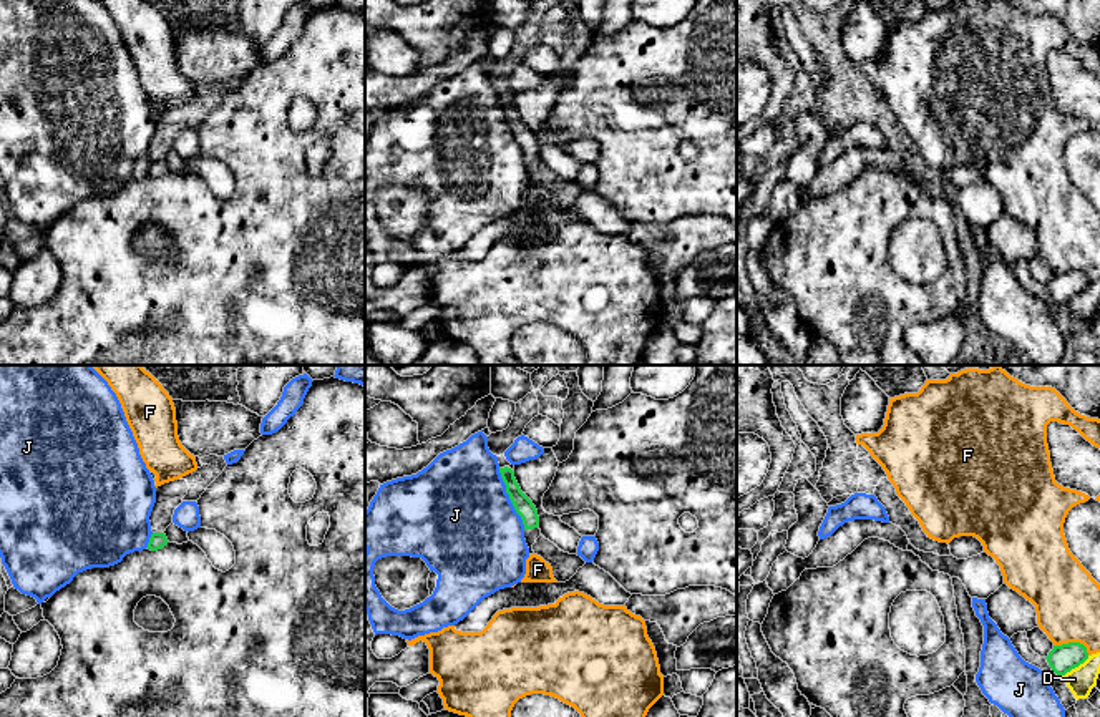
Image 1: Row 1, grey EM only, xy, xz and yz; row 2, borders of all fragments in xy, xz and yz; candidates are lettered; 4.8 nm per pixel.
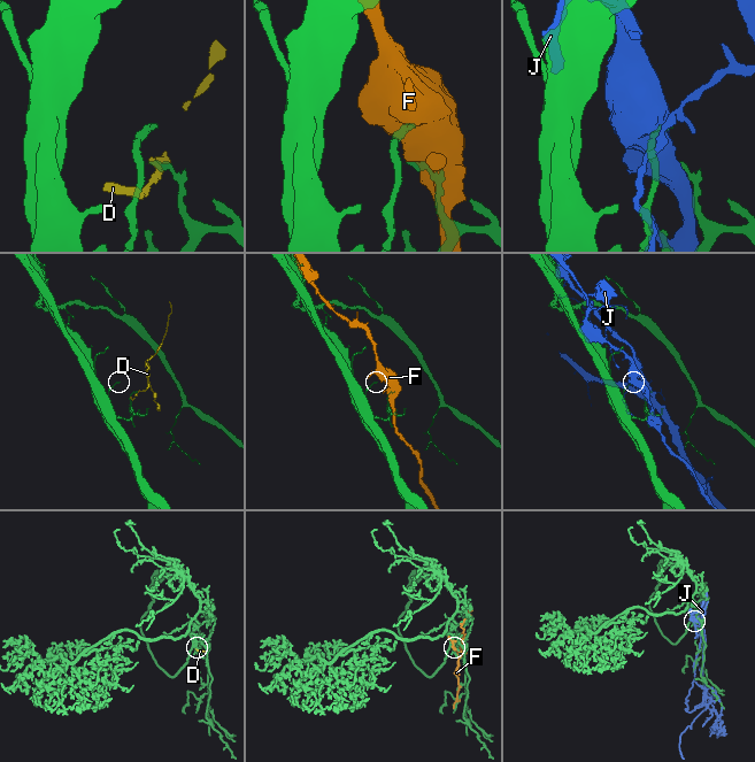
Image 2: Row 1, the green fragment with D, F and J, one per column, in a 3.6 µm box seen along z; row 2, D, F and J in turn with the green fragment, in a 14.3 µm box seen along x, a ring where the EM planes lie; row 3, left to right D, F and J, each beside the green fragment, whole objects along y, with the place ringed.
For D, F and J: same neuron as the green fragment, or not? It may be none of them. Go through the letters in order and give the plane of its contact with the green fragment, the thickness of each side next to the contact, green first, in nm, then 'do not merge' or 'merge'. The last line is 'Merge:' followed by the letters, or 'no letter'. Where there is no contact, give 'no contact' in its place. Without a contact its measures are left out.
D: contact in yz; calibres 140 and 140 nm; do not merge
F: contact in yz; calibres 140 and 320 nm; do not merge
J: contact in xz; calibres 90 and 500 nm; do not merge
Merge: no letter

